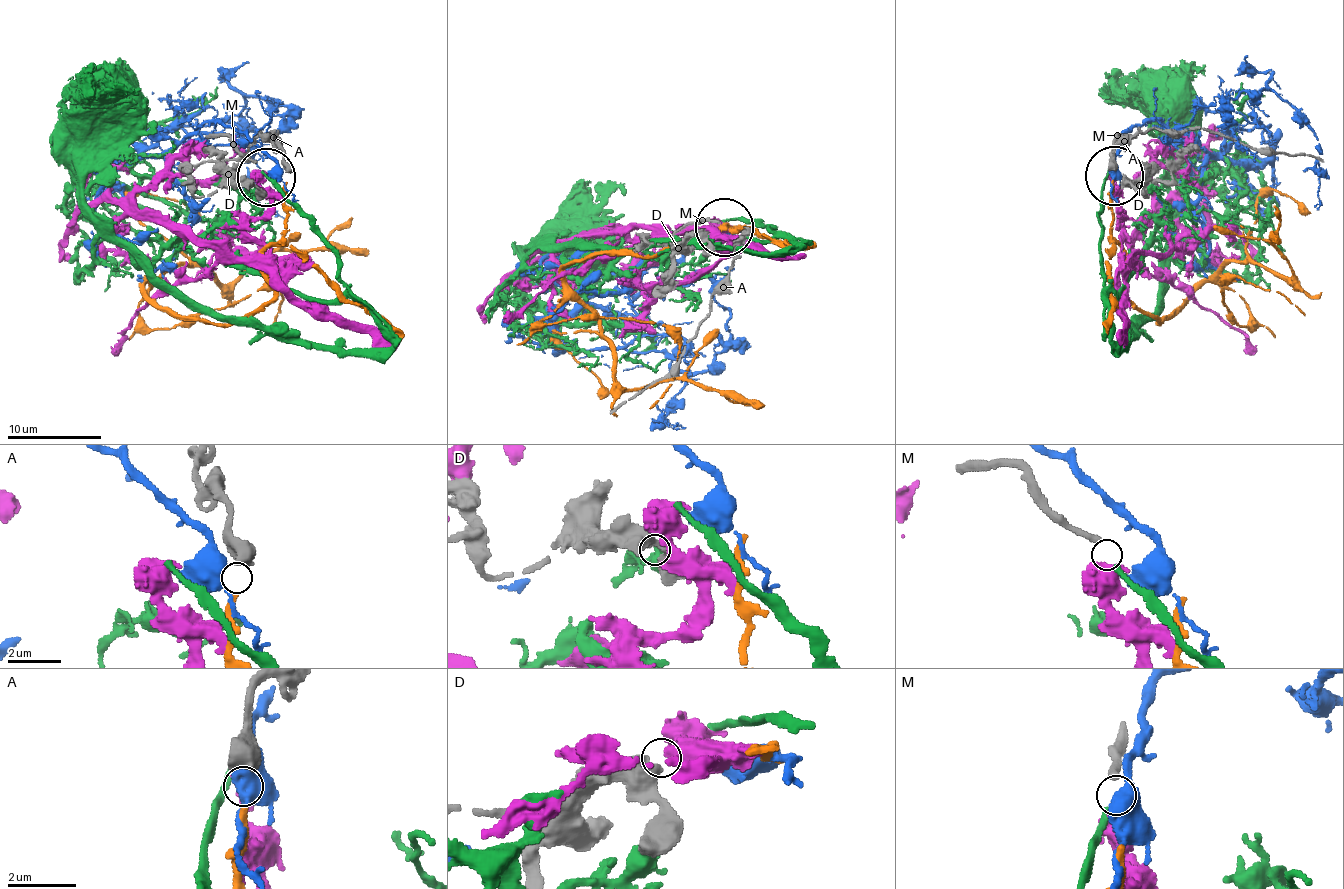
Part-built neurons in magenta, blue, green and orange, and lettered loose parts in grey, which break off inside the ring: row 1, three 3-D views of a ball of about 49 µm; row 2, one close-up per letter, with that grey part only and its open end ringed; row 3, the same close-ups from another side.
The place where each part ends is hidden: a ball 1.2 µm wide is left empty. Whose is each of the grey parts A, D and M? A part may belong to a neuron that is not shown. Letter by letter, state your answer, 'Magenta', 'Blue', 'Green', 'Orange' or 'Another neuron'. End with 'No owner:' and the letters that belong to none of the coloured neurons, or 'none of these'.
A: Orange
D: Another neuron
M: Green
No owner: D

